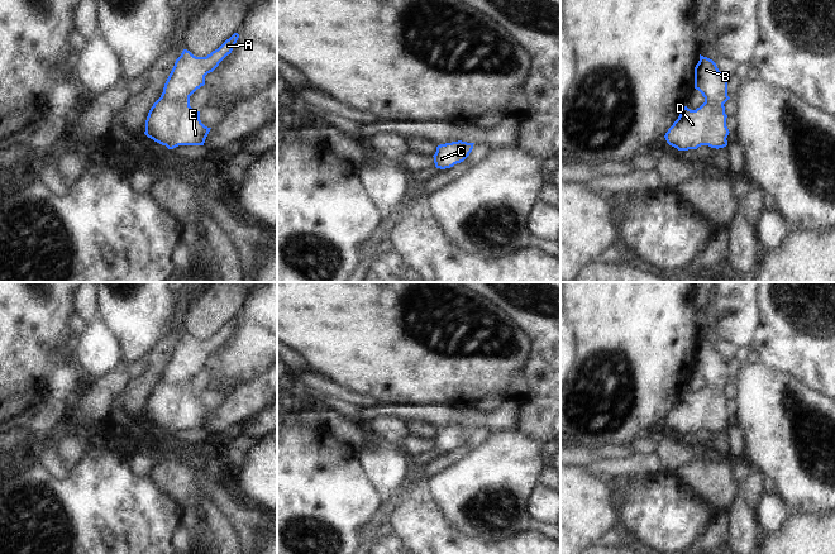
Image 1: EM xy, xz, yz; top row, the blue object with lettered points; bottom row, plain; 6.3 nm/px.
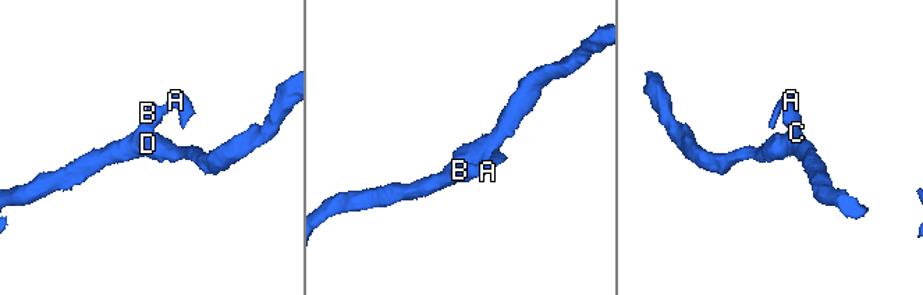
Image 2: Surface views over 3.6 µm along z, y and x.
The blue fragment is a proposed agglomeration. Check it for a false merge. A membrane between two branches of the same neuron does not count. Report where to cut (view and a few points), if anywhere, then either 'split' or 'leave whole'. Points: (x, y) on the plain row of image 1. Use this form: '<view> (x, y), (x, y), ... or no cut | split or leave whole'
no cut | leave whole

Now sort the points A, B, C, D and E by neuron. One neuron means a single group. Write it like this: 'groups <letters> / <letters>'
groups A B C D E

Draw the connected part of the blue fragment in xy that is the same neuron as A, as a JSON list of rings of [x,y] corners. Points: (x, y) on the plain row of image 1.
[[[234,316],[206,340],[183,333],[164,367],[161,381],[151,391],[144,417],[173,433],[178,429],[204,429],[211,411],[200,403],[200,395],[190,390],[190,379],[205,368],[205,359],[232,336],[239,321]]]

